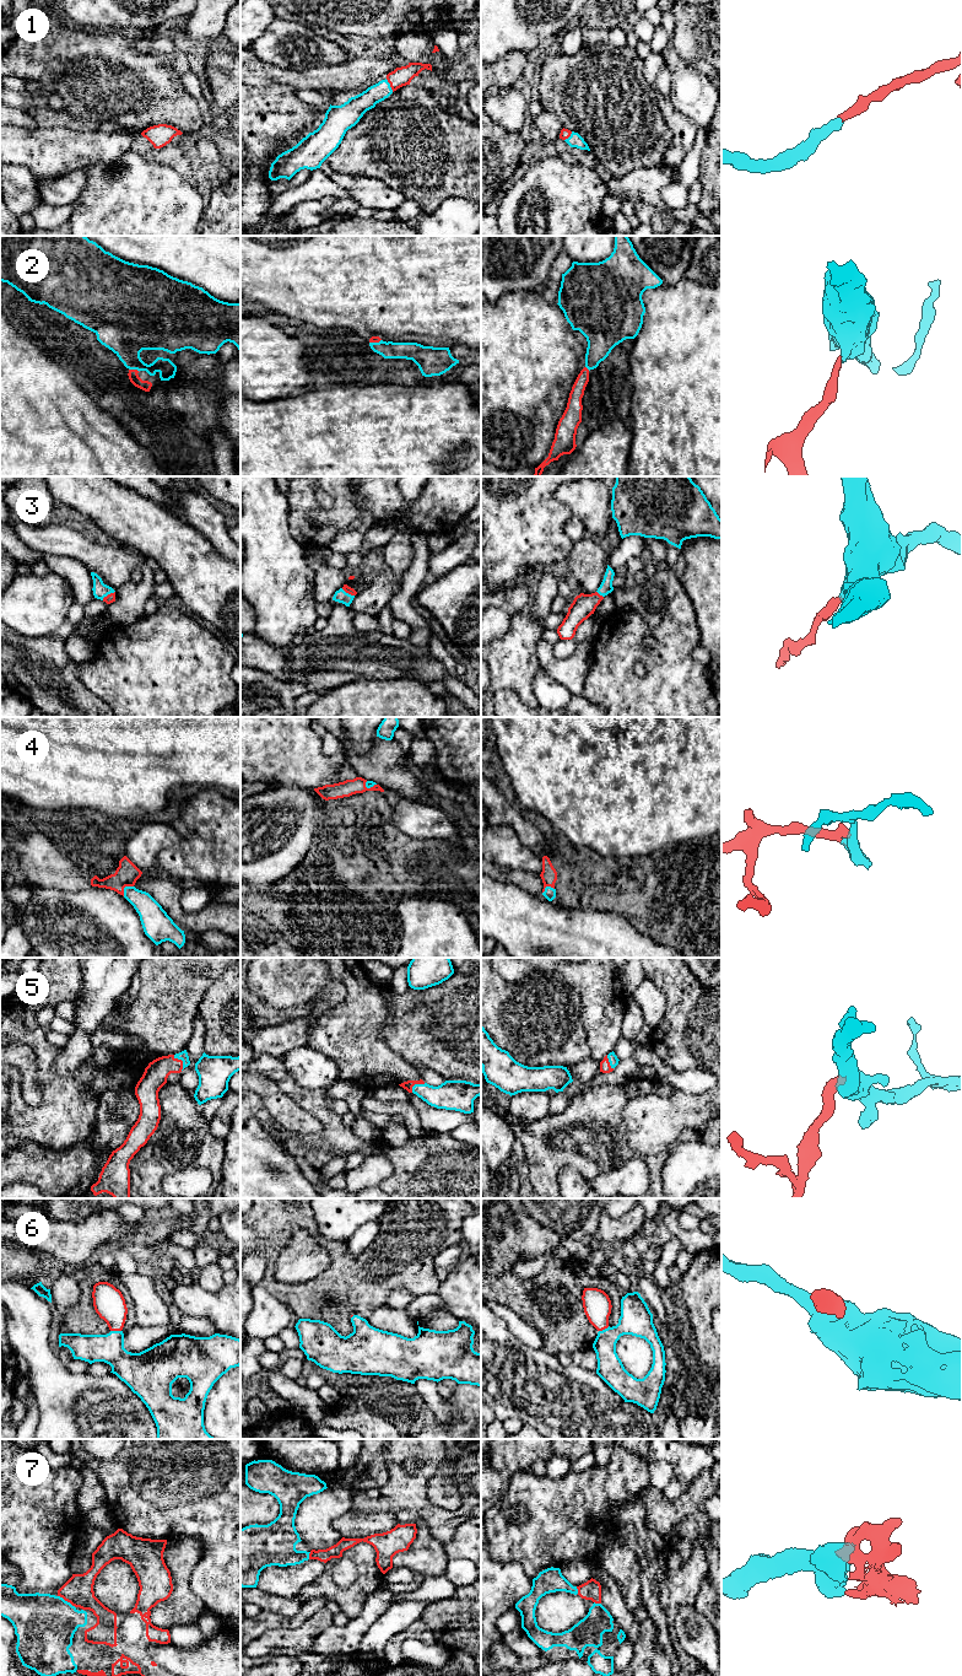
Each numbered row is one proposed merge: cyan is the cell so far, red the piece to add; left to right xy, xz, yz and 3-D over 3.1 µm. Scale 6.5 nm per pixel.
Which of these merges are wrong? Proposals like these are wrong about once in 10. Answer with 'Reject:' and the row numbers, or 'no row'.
Reject: no row

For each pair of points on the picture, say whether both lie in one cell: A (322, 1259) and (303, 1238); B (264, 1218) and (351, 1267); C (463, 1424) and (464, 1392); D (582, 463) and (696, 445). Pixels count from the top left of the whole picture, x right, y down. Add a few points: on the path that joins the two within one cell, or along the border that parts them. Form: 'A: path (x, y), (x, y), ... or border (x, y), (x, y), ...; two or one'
A: path (317, 1254), (306, 1243); one
B: path (271, 1254), (270, 1280), (281, 1291), (315, 1291); one
C: path (464, 1417), (464, 1400); one
D: border (628, 426), (631, 445), (627, 463); two

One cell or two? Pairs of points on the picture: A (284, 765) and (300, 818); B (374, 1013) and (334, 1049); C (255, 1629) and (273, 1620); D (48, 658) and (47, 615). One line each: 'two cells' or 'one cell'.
A: two cells
B: one cell
C: one cell
D: two cells

